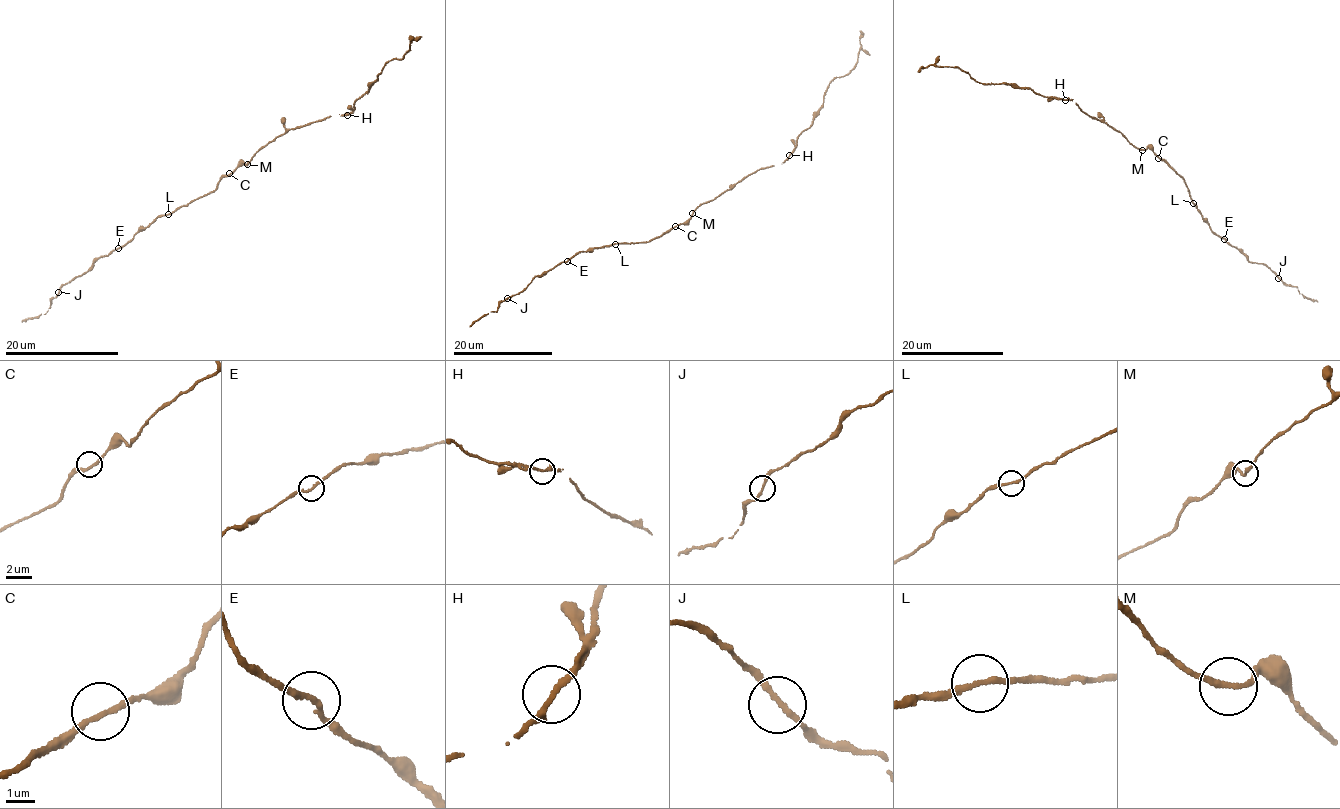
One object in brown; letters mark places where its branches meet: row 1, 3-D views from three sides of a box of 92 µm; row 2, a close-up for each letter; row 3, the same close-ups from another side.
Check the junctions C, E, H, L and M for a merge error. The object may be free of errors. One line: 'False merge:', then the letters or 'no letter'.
False merge: no letter

